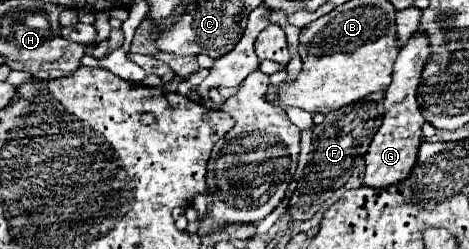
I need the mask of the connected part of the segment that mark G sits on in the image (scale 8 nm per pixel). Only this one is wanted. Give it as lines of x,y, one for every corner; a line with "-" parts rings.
416,31
398,53
398,59
394,63
392,83
384,93
384,119
368,147
368,153
364,155
366,161
364,185
368,187
380,189
380,187
394,185
406,179
414,165
414,159
418,155
418,145
422,141
420,127
424,123
422,113
418,111
416,91
418,91
418,79
422,77
422,63
426,59
430,59
430,39
426,39
422,31

